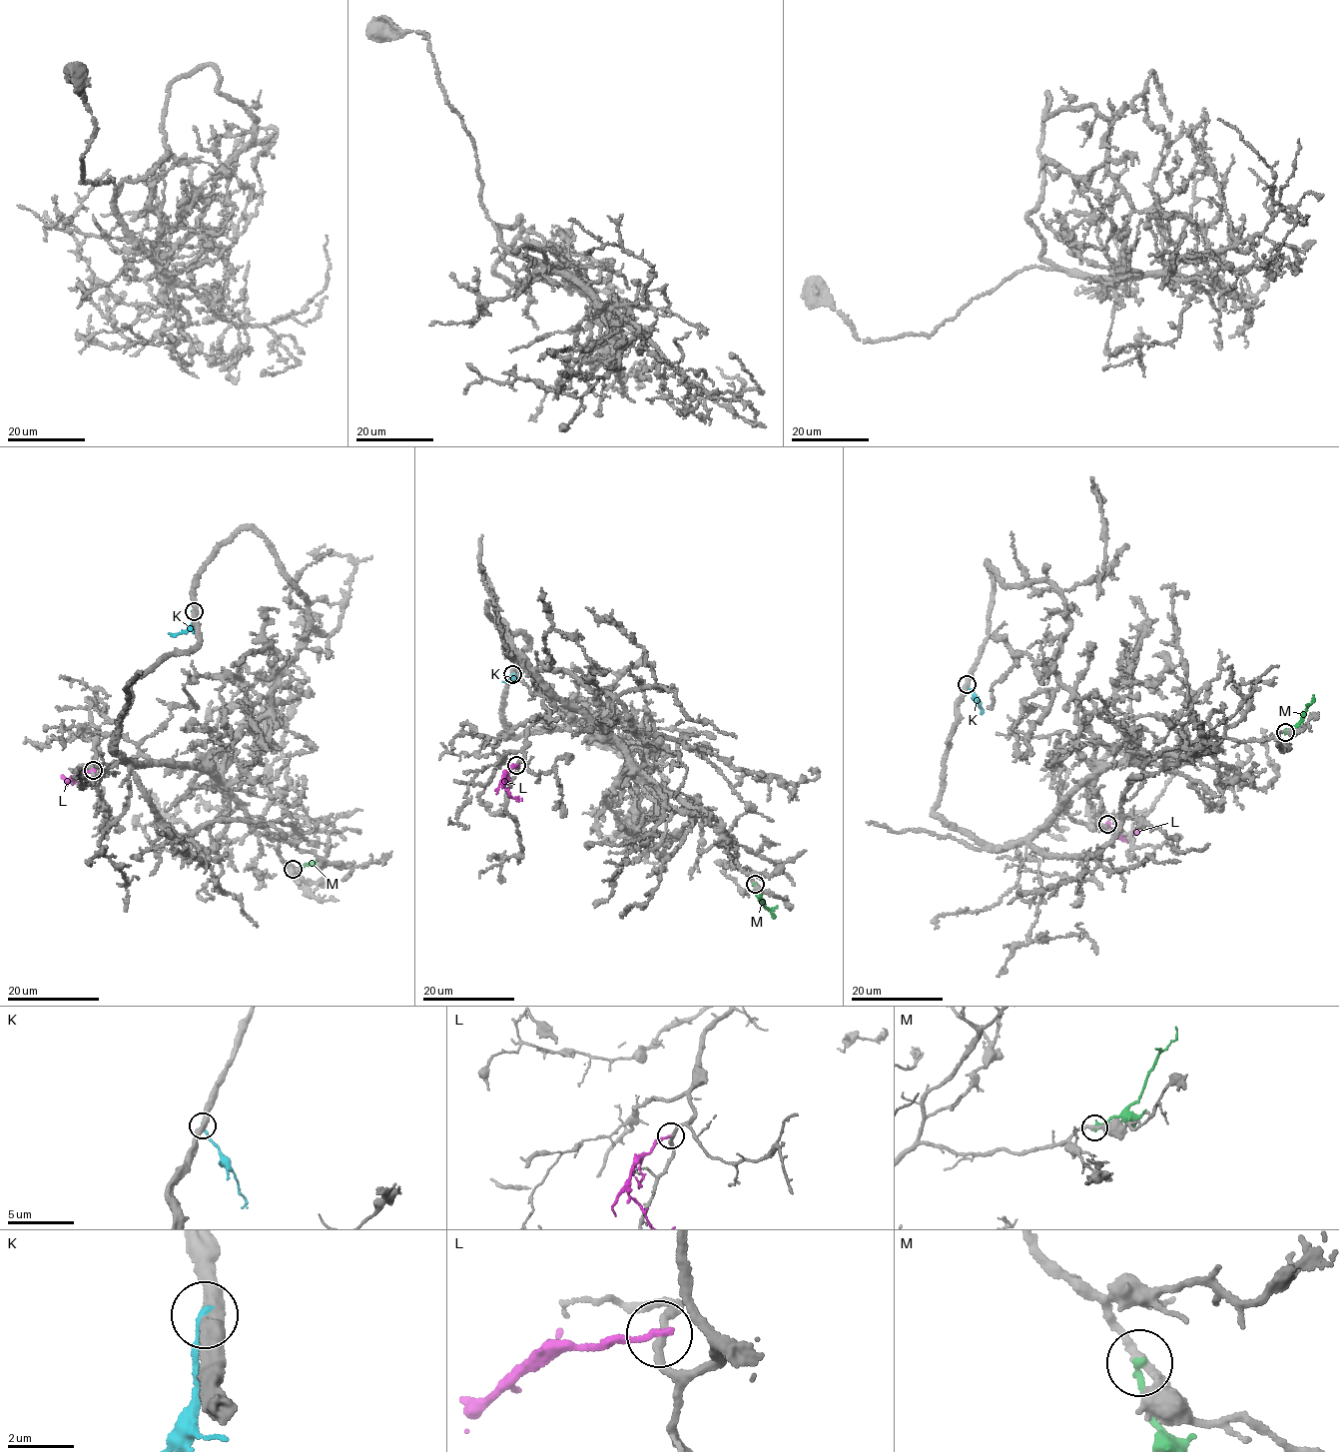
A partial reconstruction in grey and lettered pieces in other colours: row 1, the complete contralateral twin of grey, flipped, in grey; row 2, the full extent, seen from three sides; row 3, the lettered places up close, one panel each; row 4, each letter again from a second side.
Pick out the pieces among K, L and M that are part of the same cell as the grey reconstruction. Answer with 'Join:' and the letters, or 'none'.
Join: M

